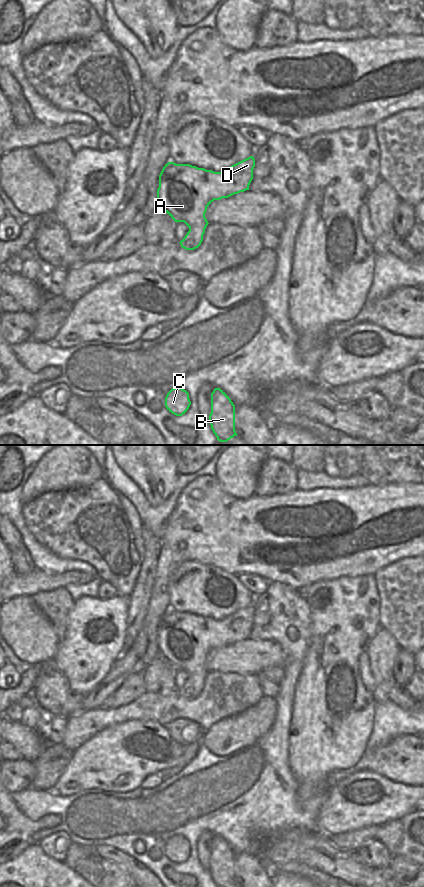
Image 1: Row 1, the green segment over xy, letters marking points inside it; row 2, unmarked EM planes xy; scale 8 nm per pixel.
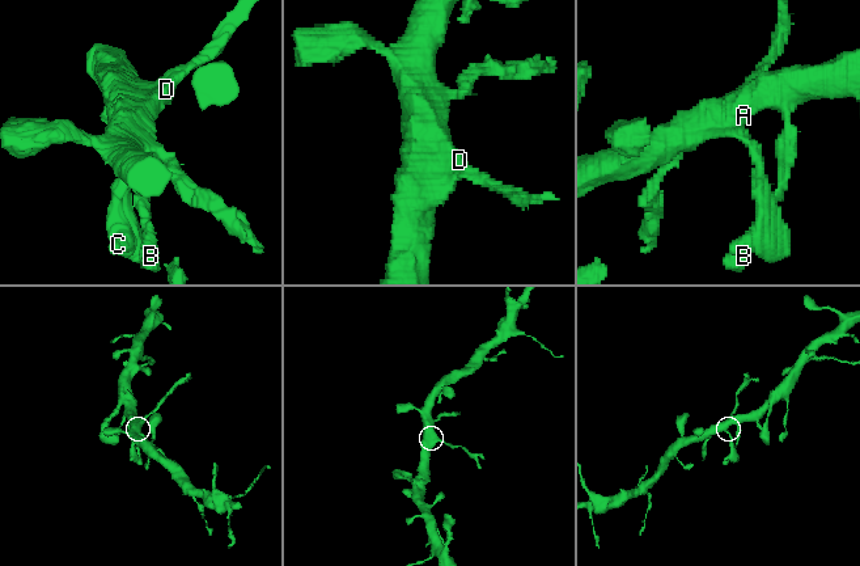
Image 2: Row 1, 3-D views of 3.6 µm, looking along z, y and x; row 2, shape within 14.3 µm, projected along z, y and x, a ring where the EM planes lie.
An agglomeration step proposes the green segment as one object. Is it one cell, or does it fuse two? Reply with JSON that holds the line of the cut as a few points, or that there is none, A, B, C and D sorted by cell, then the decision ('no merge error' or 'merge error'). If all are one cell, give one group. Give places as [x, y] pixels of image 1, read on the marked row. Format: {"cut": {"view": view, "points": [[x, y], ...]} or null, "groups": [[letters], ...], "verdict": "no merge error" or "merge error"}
{"cut": null, "groups": [["A", "B", "C", "D"]], "verdict": "no merge error"}

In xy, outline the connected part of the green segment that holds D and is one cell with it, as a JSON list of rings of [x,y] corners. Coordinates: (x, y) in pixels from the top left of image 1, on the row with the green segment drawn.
[[[253,156],[230,166],[222,172],[214,172],[190,164],[176,164],[174,162],[165,164],[159,175],[157,199],[160,209],[164,210],[176,223],[184,222],[189,227],[189,231],[179,242],[182,248],[194,250],[201,245],[205,229],[209,224],[205,217],[207,207],[214,200],[228,198],[249,190],[254,167],[255,159]]]

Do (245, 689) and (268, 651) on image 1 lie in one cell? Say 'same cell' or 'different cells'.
different cells

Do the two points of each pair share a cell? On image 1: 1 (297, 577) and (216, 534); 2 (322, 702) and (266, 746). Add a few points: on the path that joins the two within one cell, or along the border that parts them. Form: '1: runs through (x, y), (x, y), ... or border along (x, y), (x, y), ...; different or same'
1: runs through (278, 564), (267, 564), (259, 559), (236, 536); same
2: border along (293, 705), (289, 727), (288, 752); different

